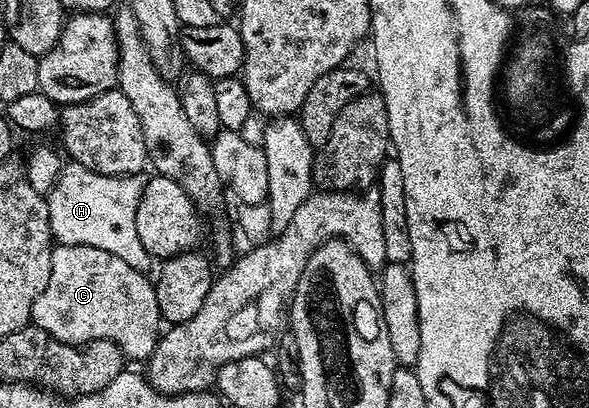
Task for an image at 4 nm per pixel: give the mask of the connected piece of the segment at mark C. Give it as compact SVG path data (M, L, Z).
M57 244L53 249L51 278L47 282L47 290L43 290L39 298L35 298L32 323L47 330L51 338L64 344L80 346L90 344L93 340L113 342L115 346L119 346L119 350L129 362L148 361L163 332L157 289L154 281L146 273L135 270L135 266L127 266L123 258L115 258L115 254L107 254L107 250L70 244Z

